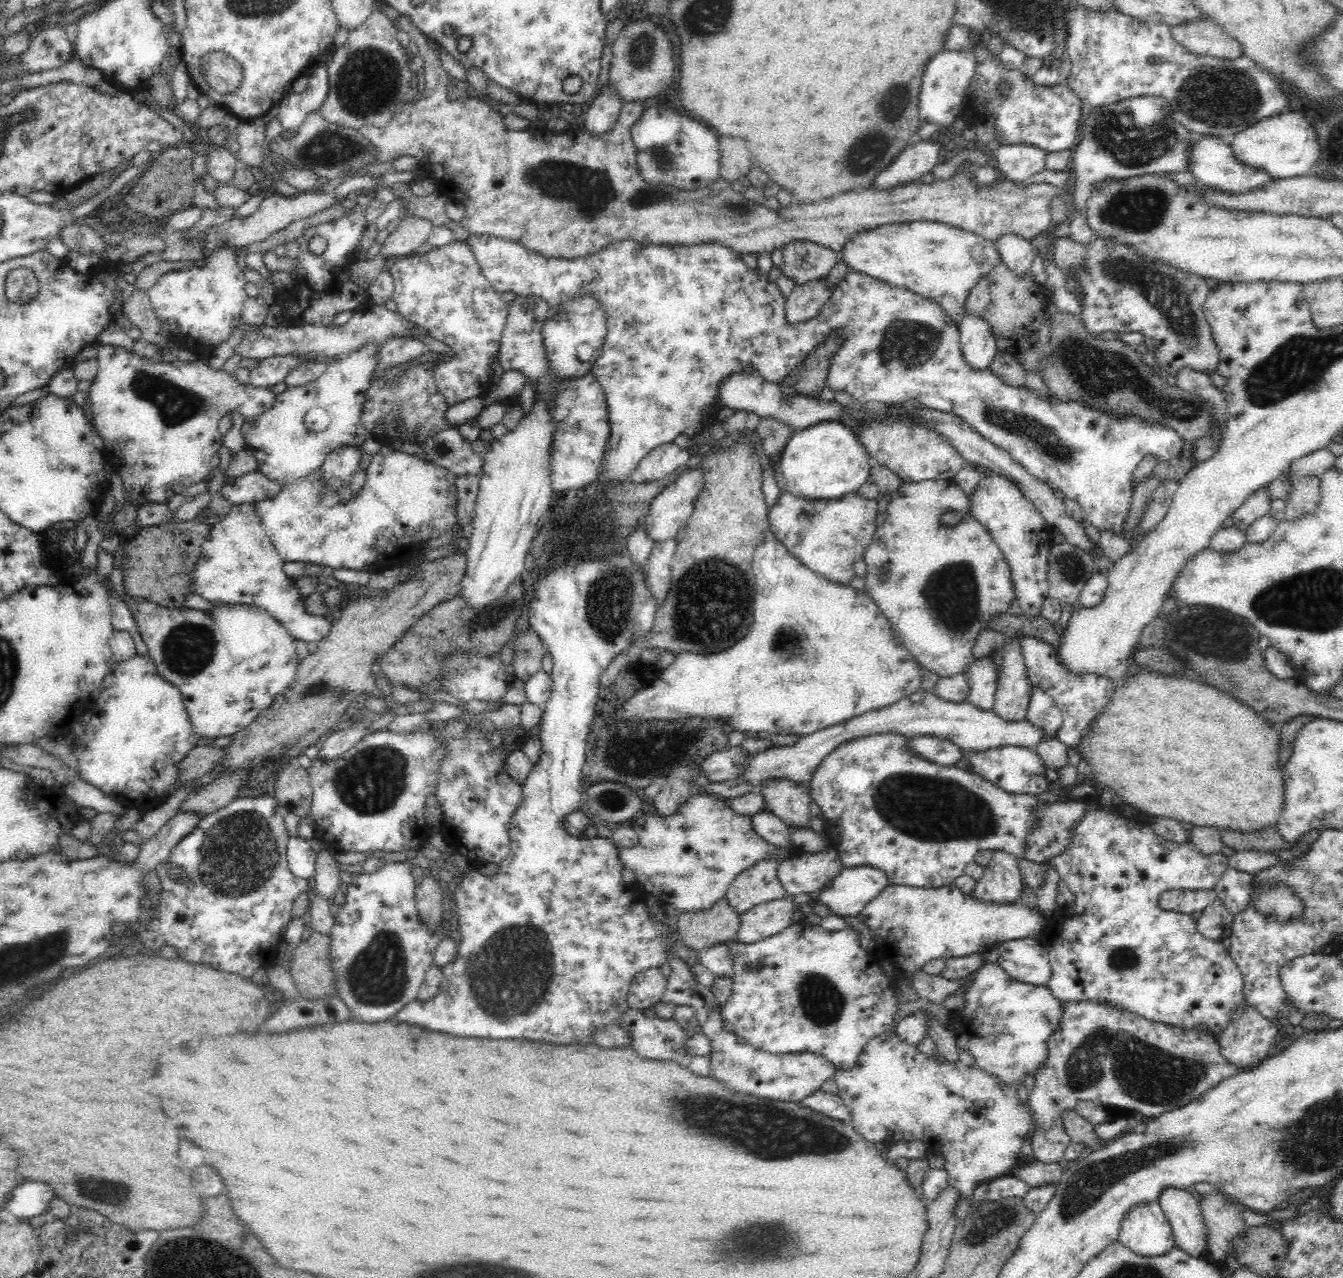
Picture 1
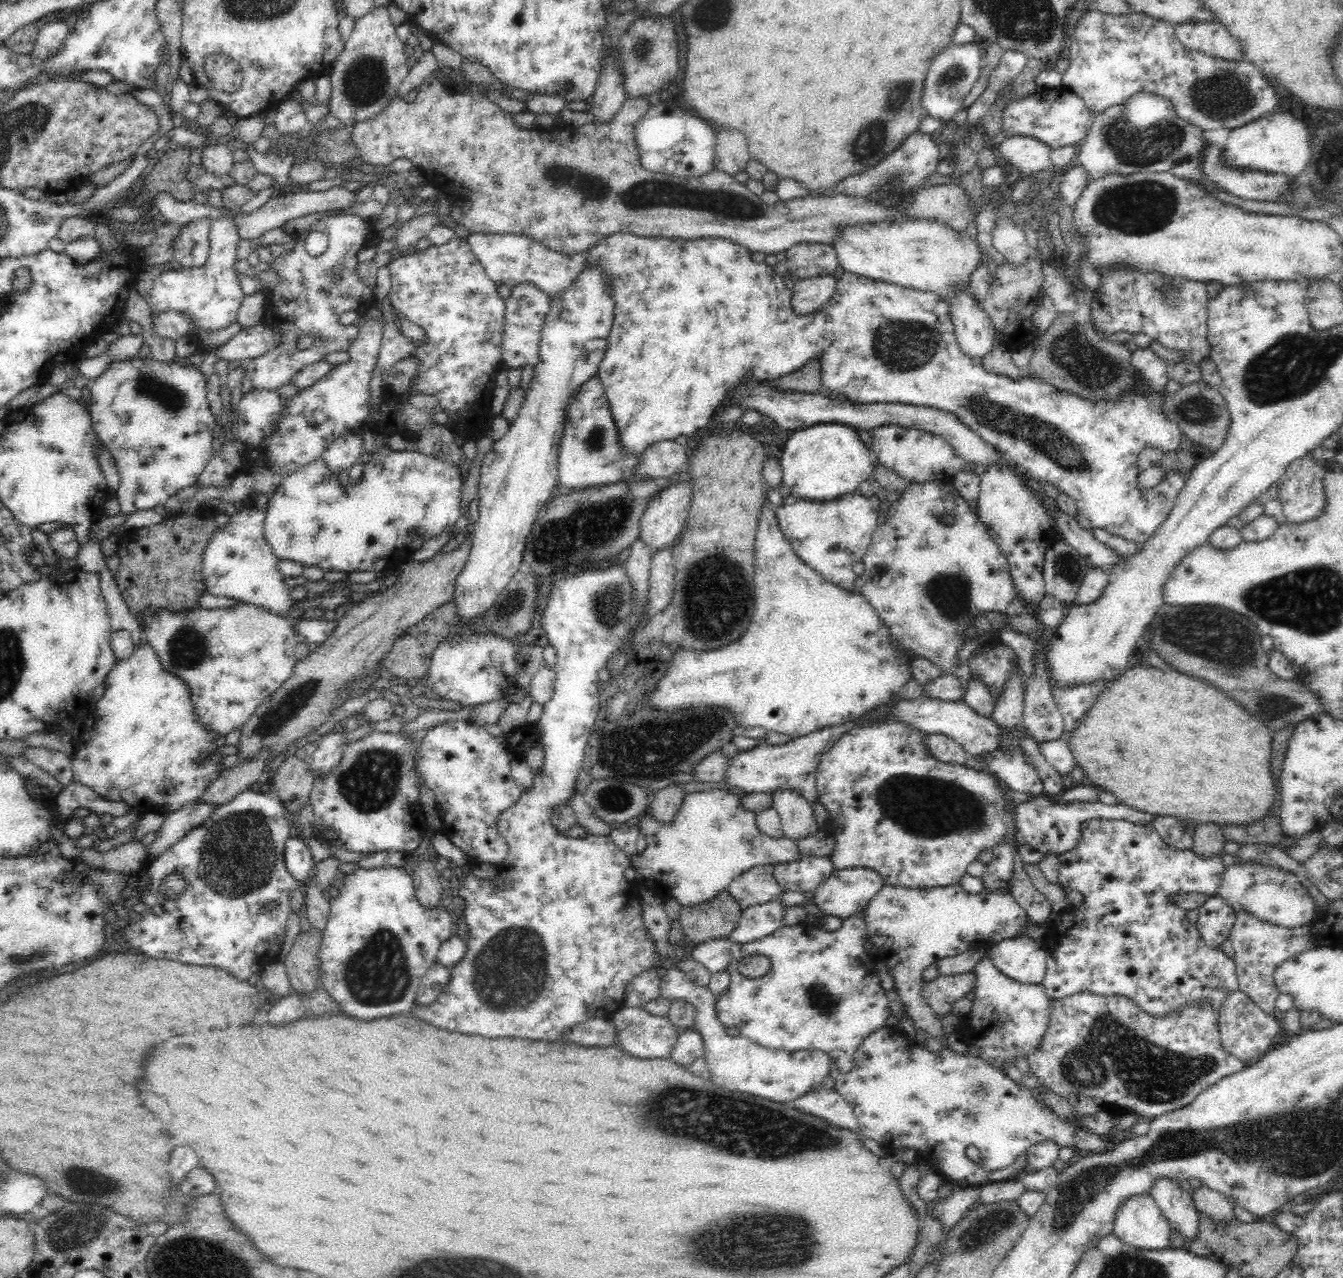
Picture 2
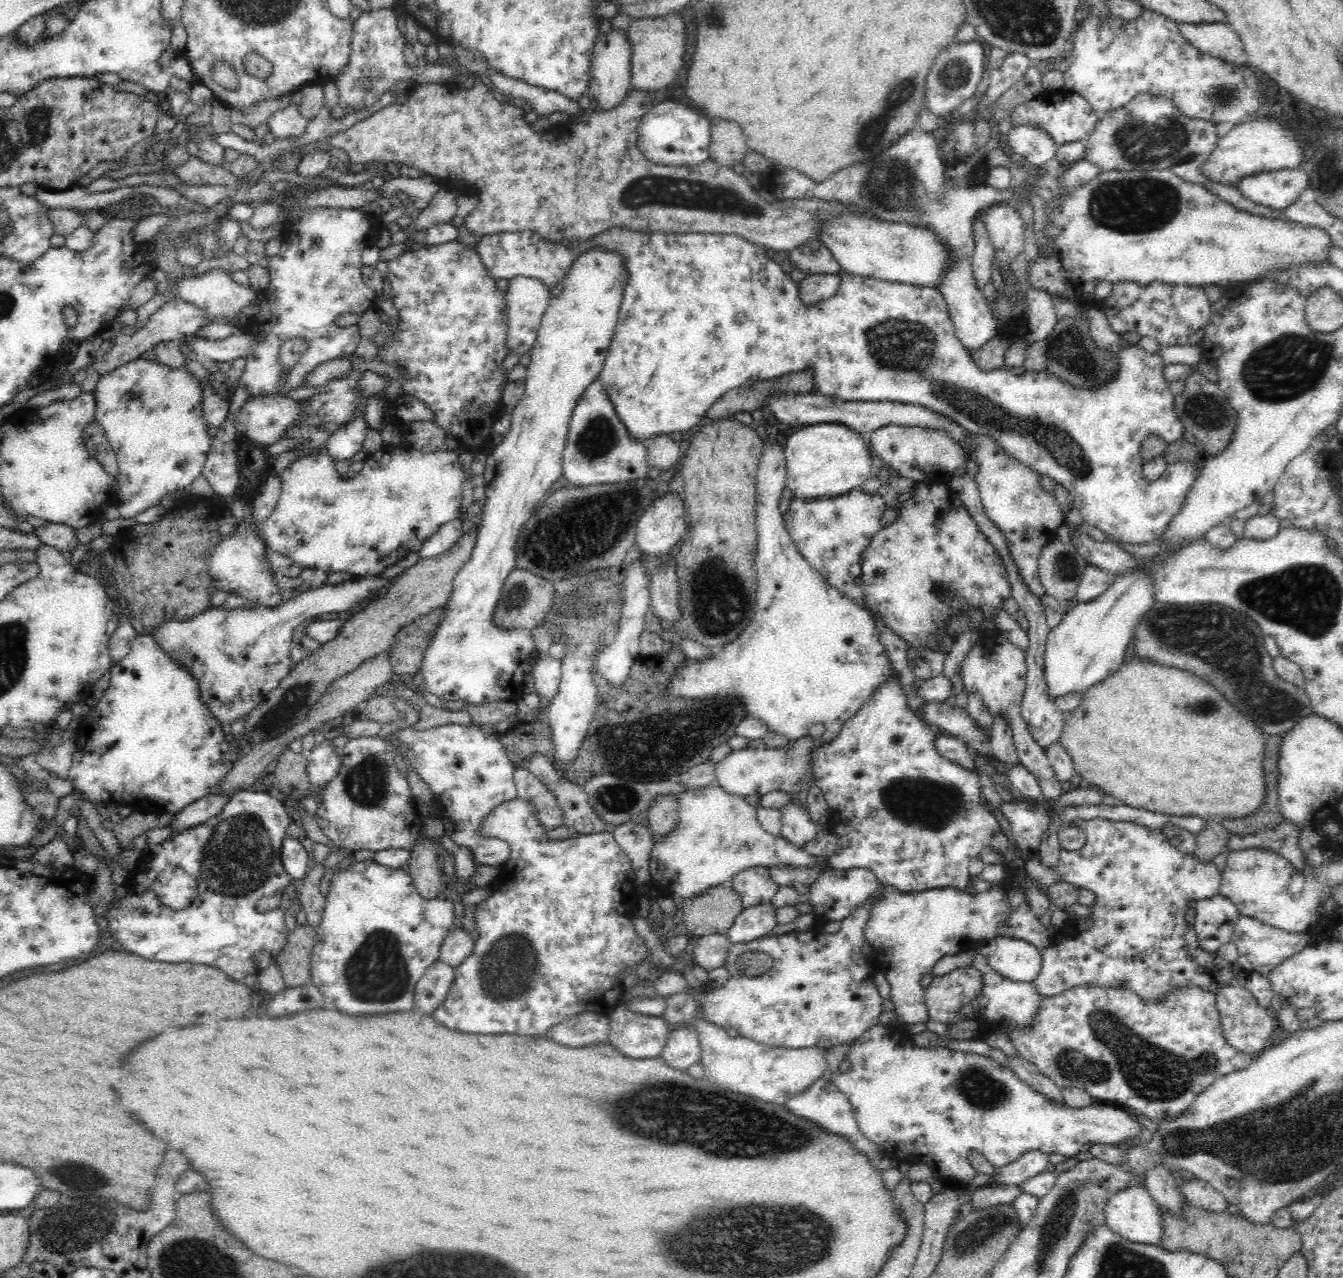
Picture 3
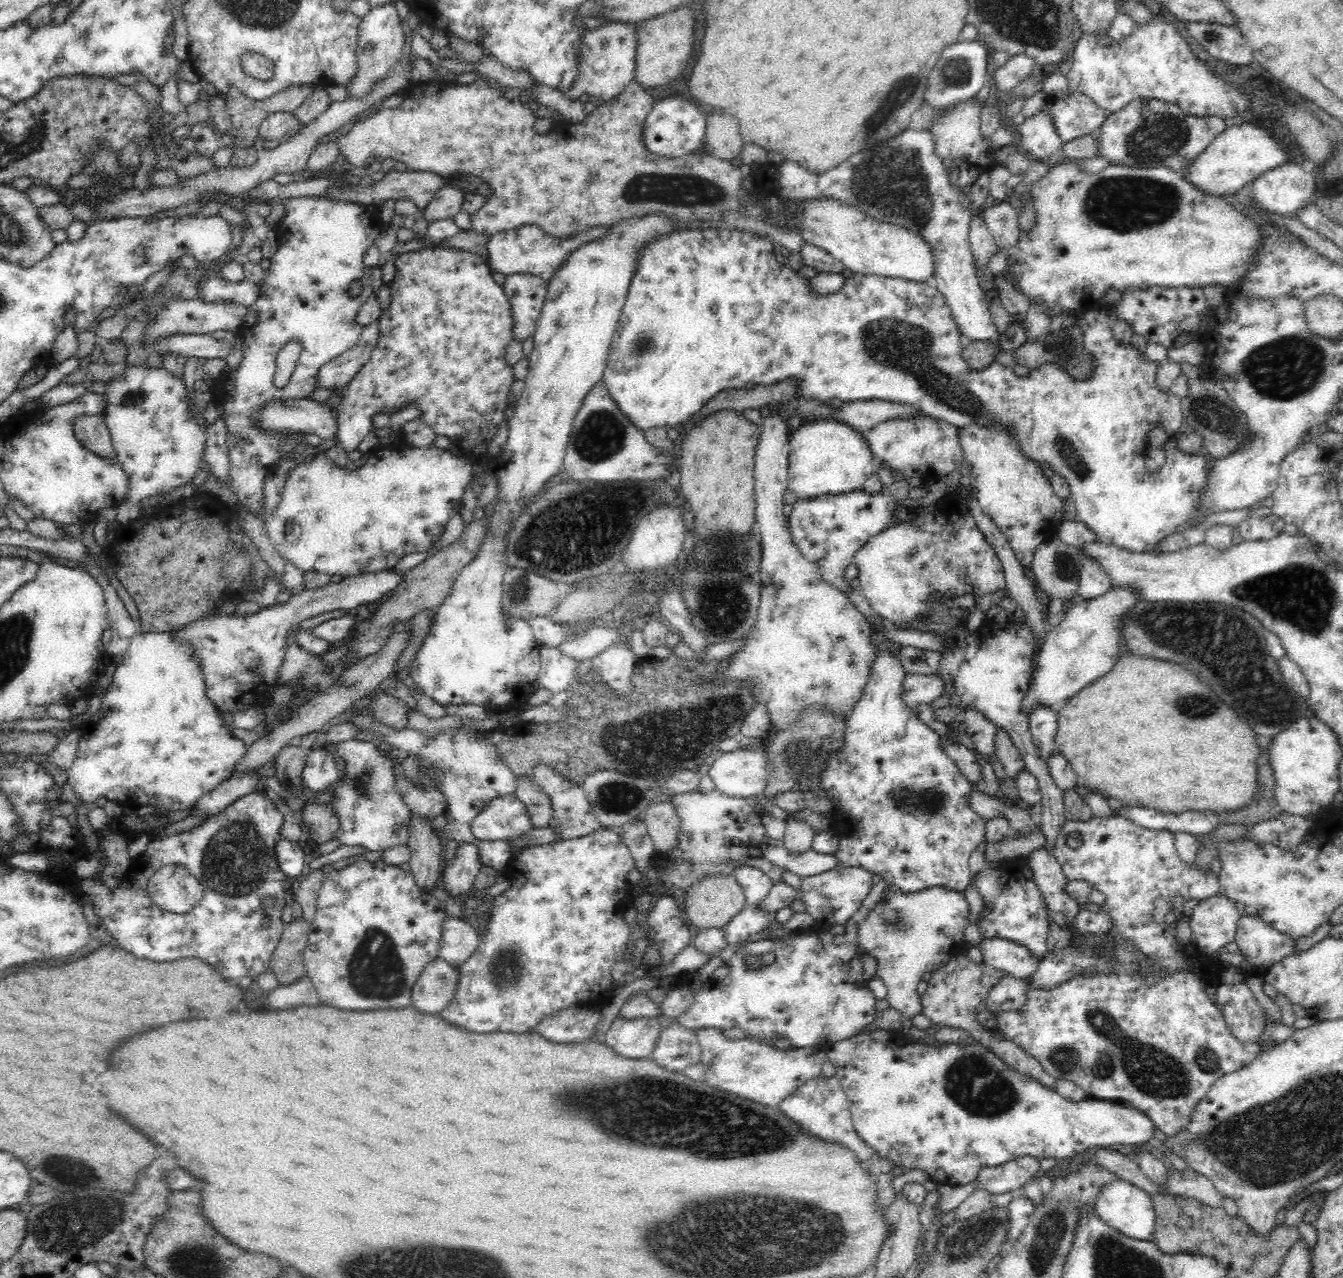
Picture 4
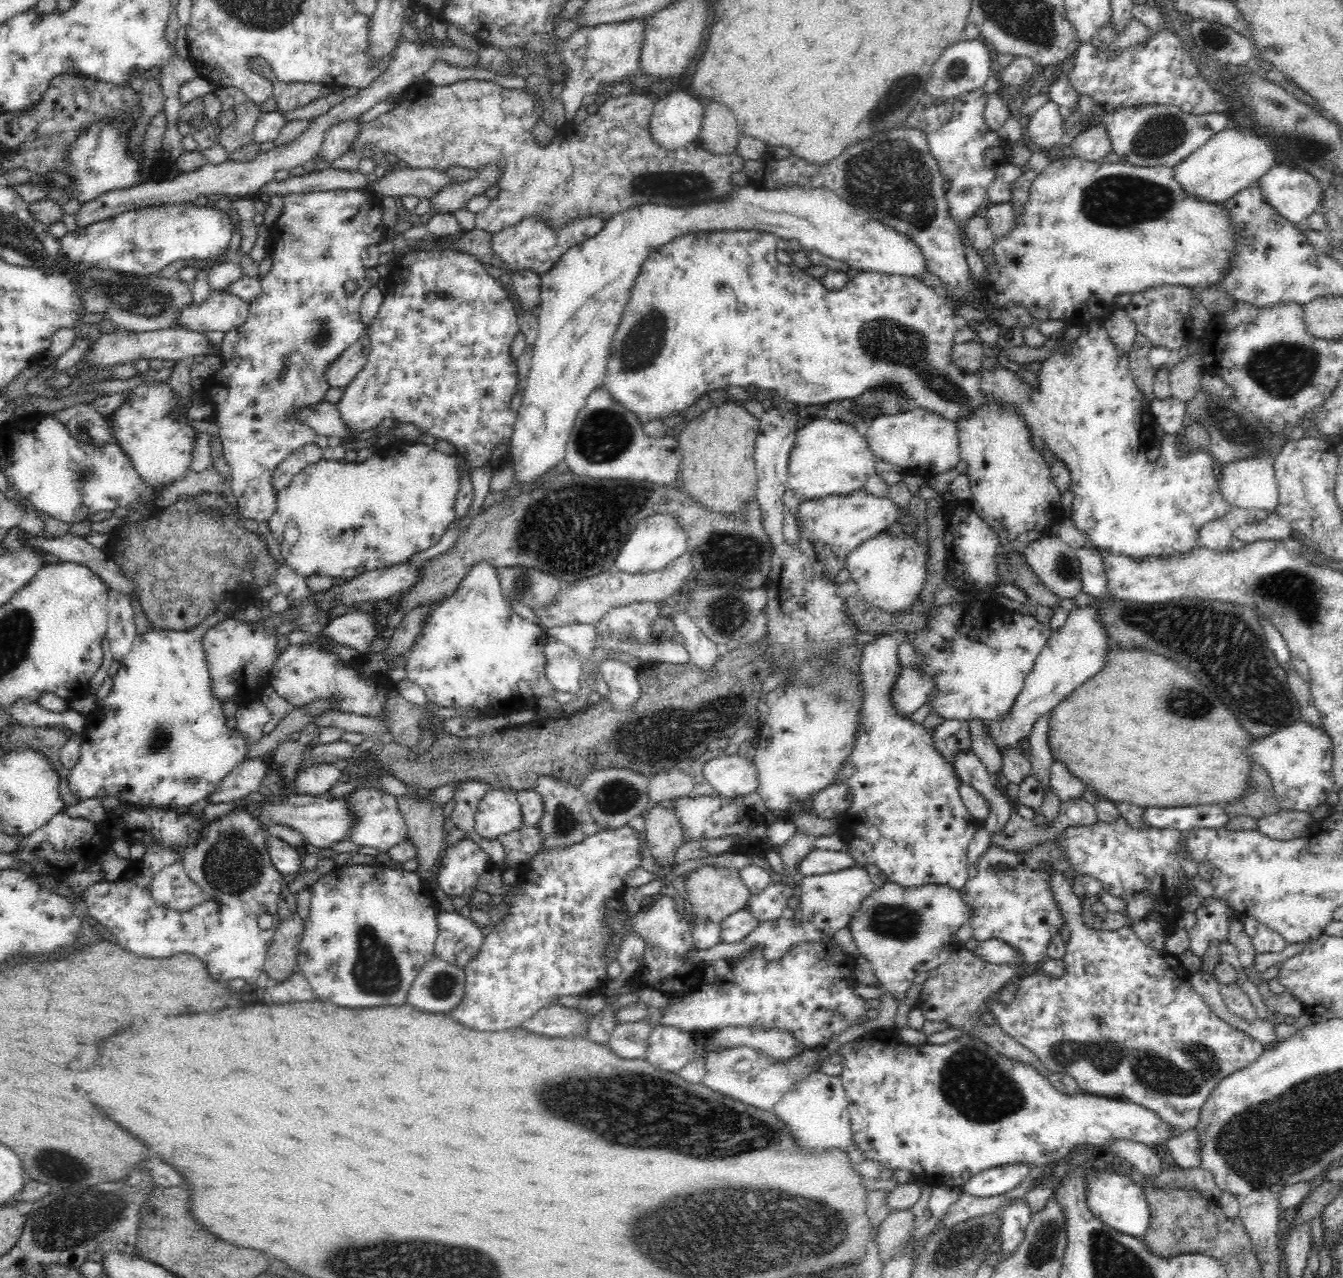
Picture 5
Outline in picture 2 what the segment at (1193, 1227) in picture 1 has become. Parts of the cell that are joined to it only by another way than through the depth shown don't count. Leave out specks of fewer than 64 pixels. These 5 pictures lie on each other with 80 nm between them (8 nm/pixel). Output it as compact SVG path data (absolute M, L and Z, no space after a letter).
M1166 1179L1154 1181L1151 1195L1168 1219L1172 1230L1180 1233L1190 1246L1190 1242L1198 1238L1202 1218L1190 1194L1176 1181Z

